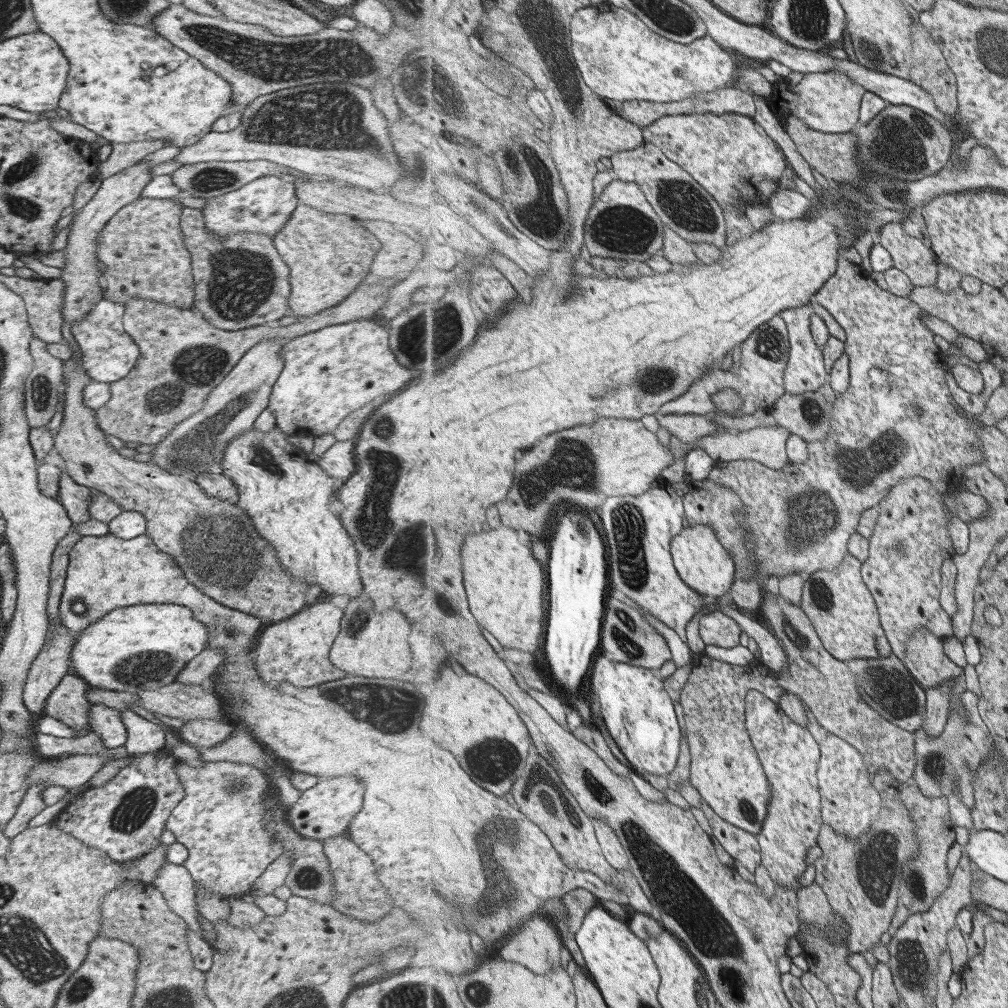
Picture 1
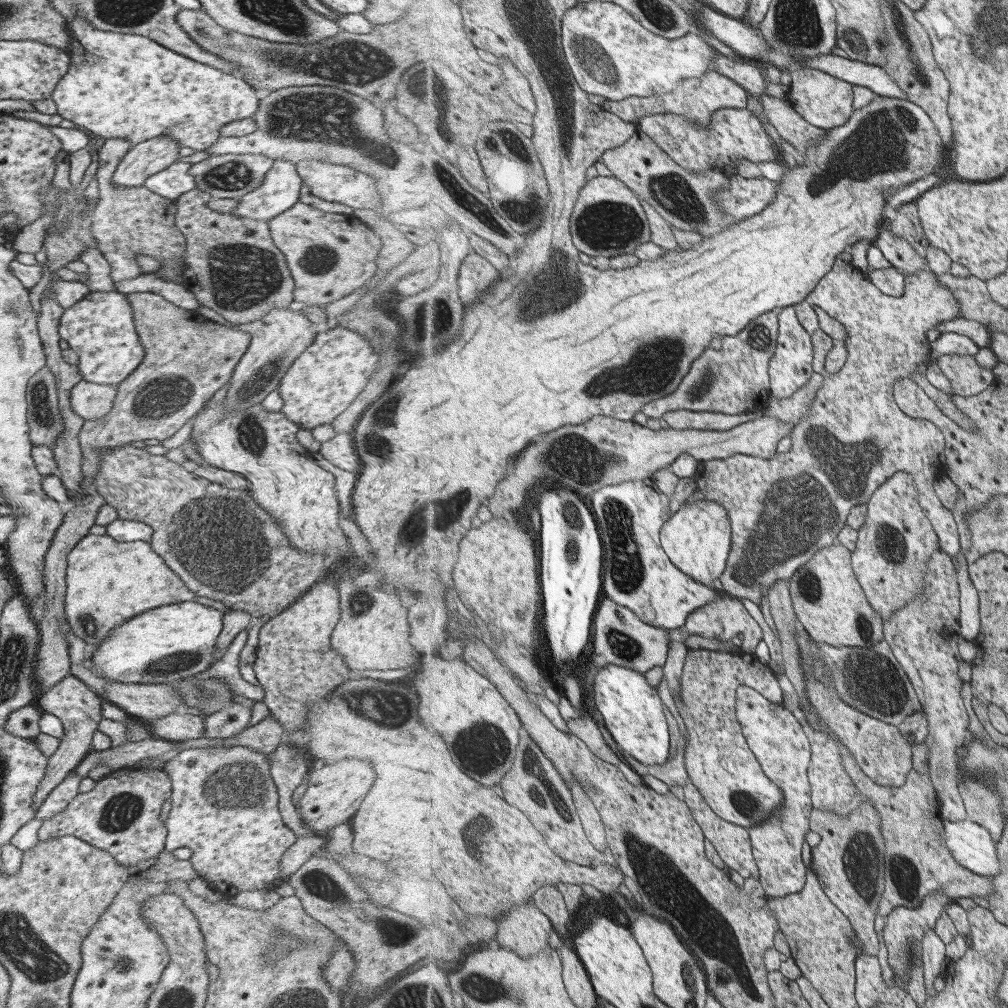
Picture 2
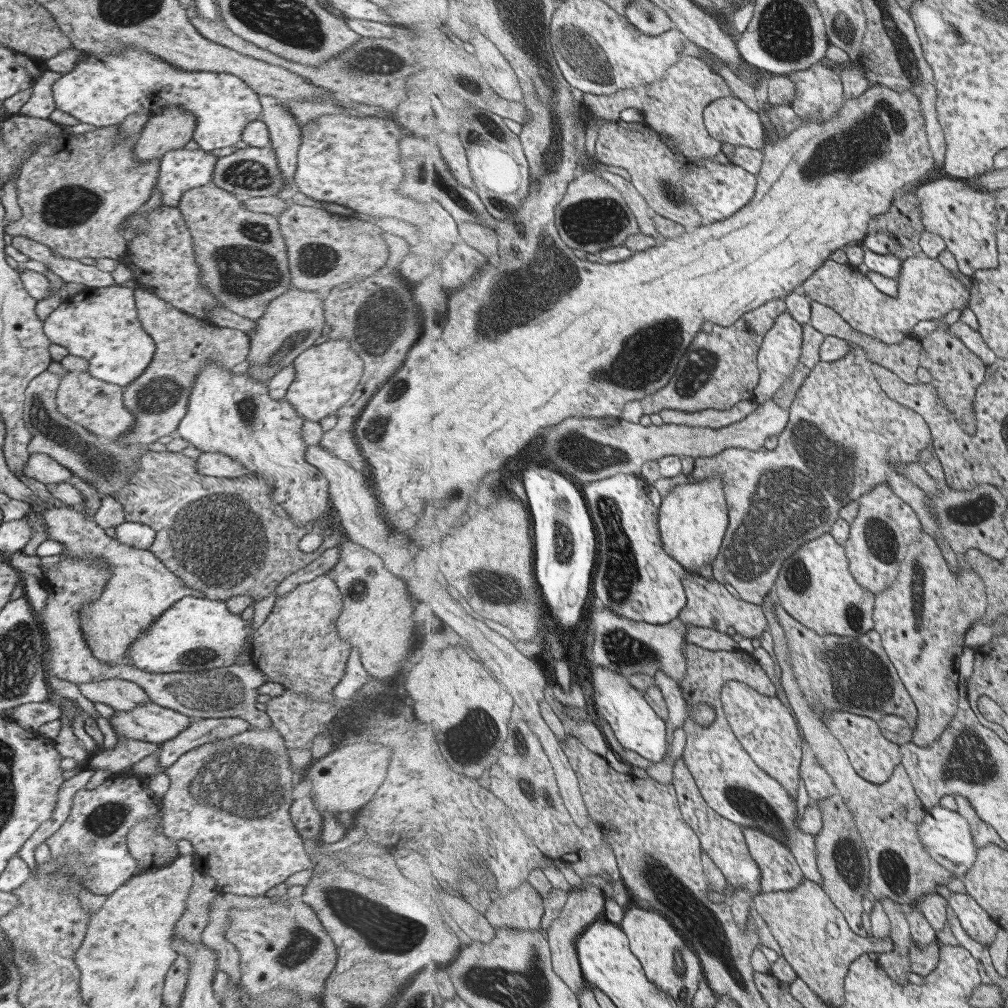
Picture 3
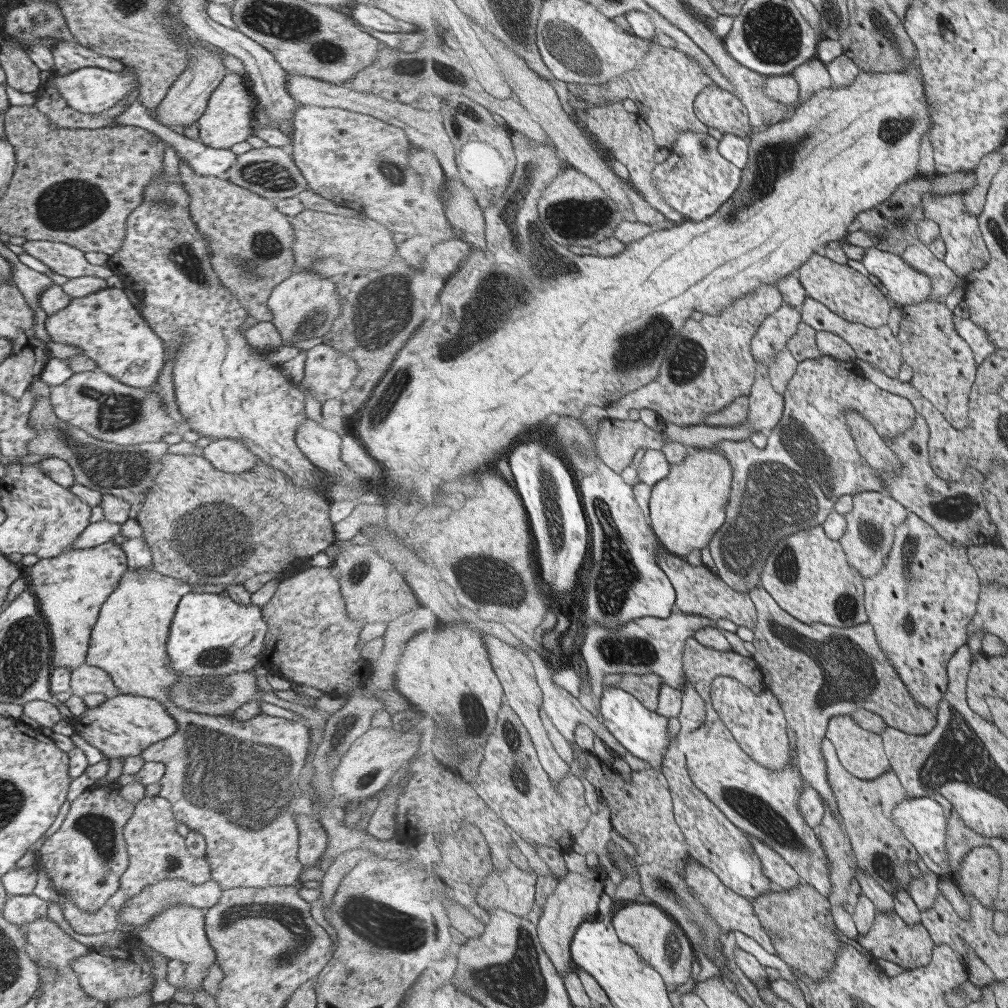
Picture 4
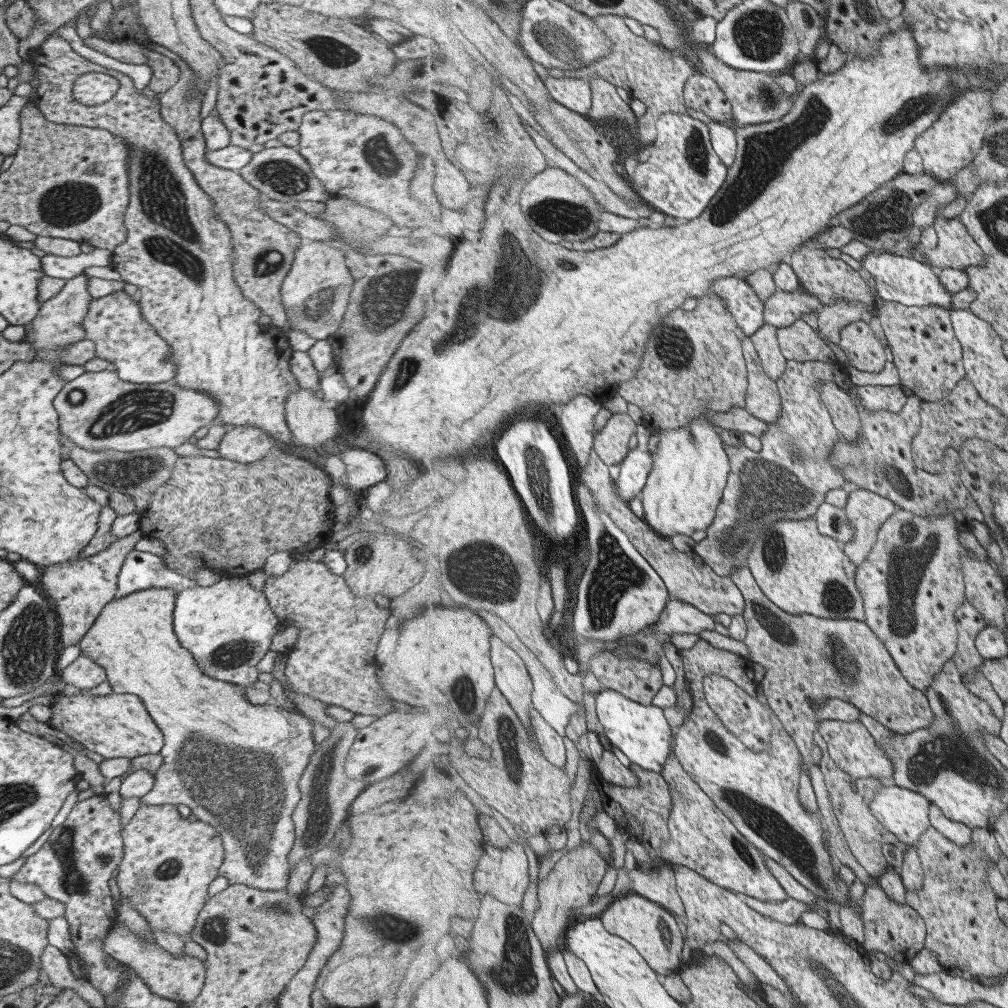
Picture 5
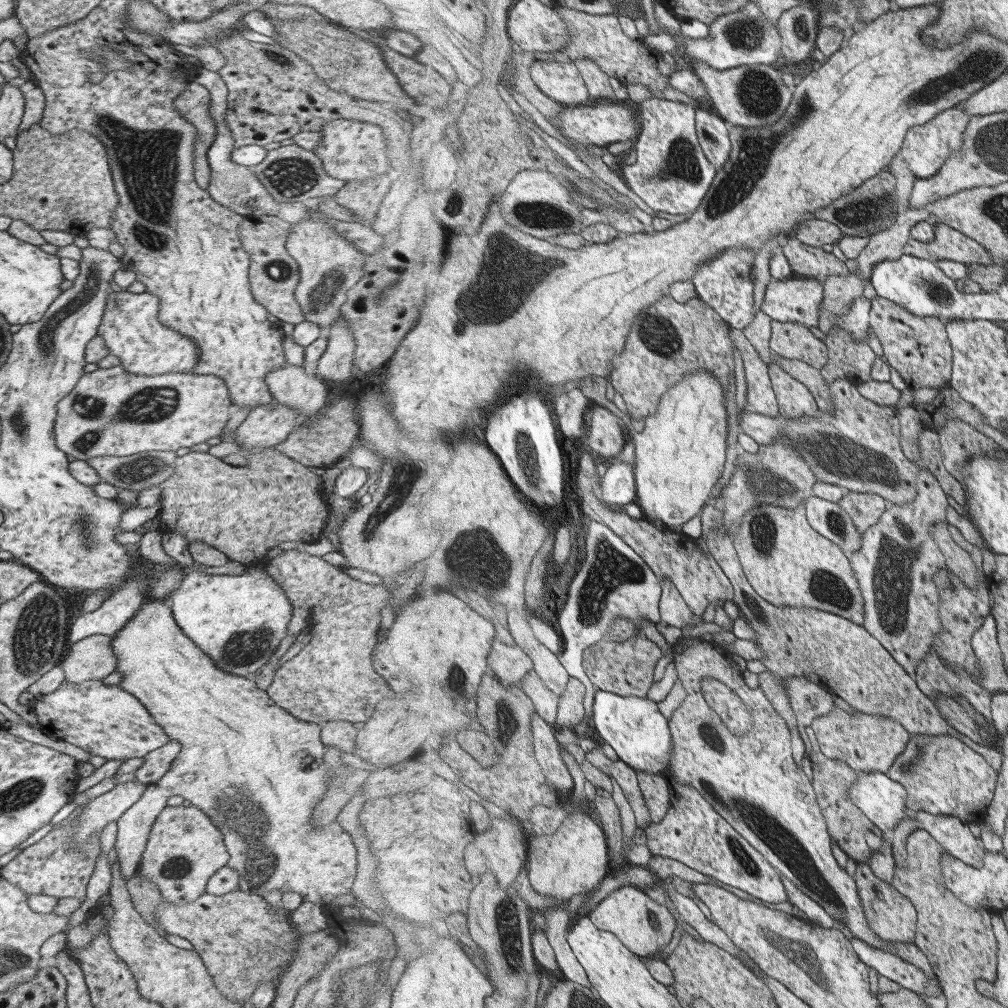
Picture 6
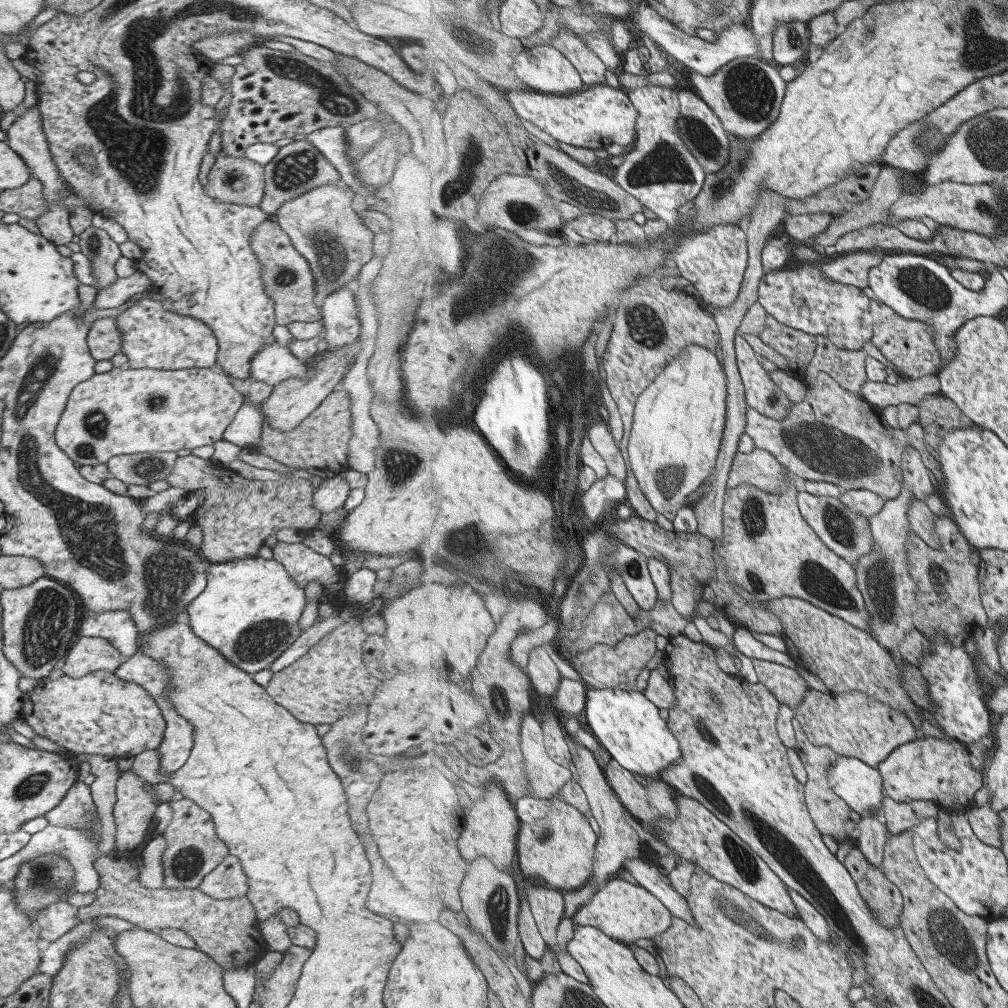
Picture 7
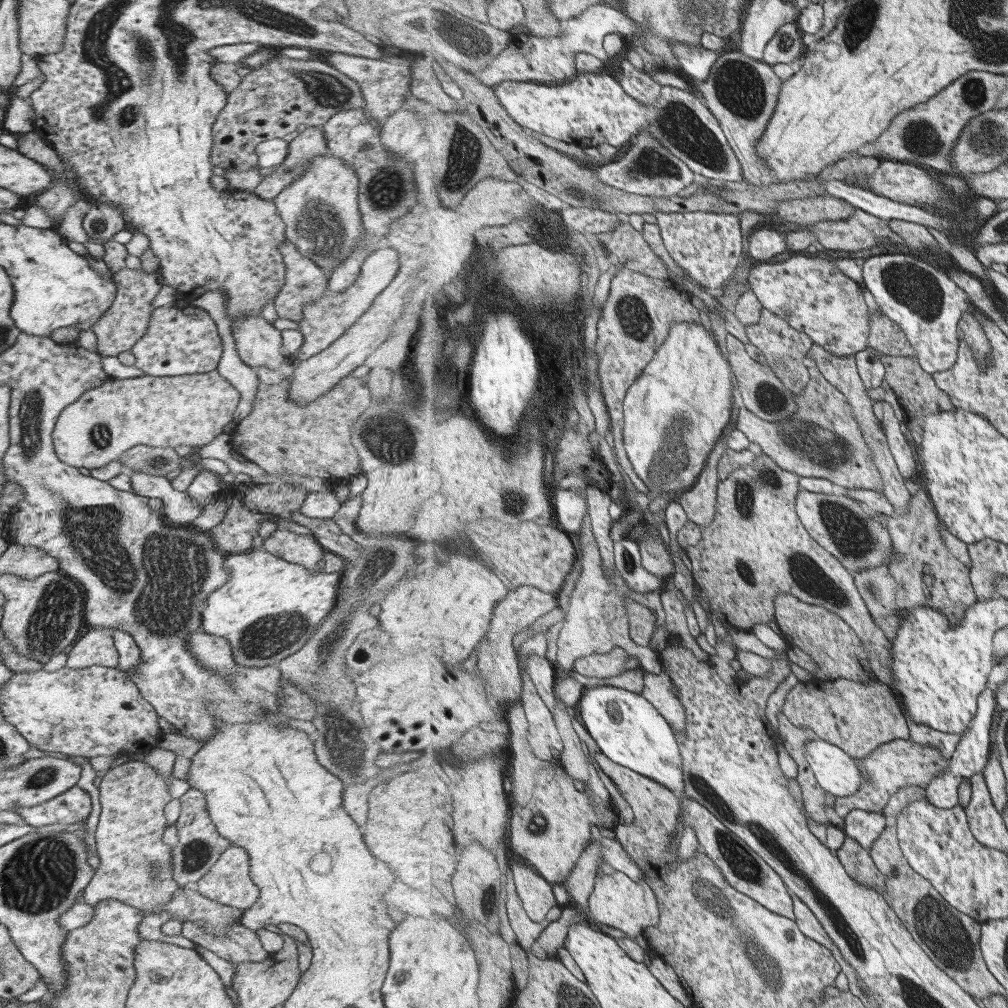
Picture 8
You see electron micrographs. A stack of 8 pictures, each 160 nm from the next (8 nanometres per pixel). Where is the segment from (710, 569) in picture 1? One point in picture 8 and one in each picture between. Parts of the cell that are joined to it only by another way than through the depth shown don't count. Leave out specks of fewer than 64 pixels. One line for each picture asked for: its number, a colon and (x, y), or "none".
2: (698, 539)
3: (694, 518)
4: (688, 508)
5: (683, 493)
6: (680, 454)
7: (679, 421)
8: (676, 413)

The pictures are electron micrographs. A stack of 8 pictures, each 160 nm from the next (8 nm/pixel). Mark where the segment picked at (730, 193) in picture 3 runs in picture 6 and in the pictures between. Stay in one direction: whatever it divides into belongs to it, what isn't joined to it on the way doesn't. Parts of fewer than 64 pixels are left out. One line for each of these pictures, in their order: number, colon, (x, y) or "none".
4: (696, 179)
5: (684, 173)
6: (672, 173)

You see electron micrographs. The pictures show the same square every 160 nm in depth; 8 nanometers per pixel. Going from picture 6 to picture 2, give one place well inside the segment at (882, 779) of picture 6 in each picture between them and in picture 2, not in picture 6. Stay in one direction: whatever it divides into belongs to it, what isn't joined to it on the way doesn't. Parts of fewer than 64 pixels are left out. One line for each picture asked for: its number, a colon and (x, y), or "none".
2: (971, 844)
3: (947, 834)
4: (923, 820)
5: (904, 812)

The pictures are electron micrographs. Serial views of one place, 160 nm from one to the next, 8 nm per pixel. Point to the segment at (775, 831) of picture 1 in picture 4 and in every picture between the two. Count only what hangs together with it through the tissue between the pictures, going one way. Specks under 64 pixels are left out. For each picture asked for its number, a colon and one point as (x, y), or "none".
2: (785, 750)
3: (764, 724)
4: (758, 722)

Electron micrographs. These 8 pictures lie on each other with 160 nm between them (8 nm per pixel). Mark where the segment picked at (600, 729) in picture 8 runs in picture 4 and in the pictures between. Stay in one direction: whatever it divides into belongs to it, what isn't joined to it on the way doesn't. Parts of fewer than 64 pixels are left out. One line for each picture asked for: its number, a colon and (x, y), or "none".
4: (645, 733)
5: (641, 732)
6: (633, 726)
7: (634, 731)

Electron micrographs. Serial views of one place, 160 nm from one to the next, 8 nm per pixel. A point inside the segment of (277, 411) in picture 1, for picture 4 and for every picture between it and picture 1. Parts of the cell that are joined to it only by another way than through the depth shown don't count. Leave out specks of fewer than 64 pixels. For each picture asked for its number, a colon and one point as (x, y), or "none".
2: (322, 381)
3: (325, 375)
4: (327, 373)

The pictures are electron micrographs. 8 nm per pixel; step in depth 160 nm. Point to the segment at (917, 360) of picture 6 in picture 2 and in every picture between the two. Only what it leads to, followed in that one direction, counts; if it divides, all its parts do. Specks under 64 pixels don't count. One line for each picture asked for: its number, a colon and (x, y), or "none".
2: (967, 378)
3: (958, 372)
4: (945, 370)
5: (922, 341)

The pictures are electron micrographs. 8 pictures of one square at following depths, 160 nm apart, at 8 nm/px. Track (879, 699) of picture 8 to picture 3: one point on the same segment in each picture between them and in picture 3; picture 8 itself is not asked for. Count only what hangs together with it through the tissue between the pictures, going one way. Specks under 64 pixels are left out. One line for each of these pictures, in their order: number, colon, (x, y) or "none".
3: (875, 757)
4: (862, 751)
5: (853, 747)
6: (870, 743)
7: (857, 724)

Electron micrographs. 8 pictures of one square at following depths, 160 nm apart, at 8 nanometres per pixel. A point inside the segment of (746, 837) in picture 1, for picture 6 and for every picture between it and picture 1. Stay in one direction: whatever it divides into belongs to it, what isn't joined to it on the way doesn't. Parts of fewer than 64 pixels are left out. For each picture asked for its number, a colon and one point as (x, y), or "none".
2: (733, 843)
3: (725, 841)
4: (716, 842)
5: (703, 837)
6: (693, 832)

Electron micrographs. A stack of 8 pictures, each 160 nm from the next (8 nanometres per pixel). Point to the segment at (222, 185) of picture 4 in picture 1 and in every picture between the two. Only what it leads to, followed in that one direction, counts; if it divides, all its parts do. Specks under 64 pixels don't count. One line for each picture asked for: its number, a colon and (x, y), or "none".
1: (238, 281)
2: (230, 265)
3: (241, 256)

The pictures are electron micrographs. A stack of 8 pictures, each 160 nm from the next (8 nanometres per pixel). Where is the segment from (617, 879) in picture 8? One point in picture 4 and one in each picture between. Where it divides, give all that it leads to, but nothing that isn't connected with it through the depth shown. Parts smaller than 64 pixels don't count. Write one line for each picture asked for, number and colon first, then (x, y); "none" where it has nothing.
4: (659, 940)
5: (645, 923)
6: (645, 926)
7: (626, 912)

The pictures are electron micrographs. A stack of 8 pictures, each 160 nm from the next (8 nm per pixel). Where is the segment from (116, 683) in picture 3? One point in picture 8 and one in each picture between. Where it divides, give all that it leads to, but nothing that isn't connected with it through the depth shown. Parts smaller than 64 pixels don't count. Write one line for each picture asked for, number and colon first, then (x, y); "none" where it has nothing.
4: (84, 679)
5: (82, 673)
6: (91, 658)
7: (90, 653)
8: (95, 647)

